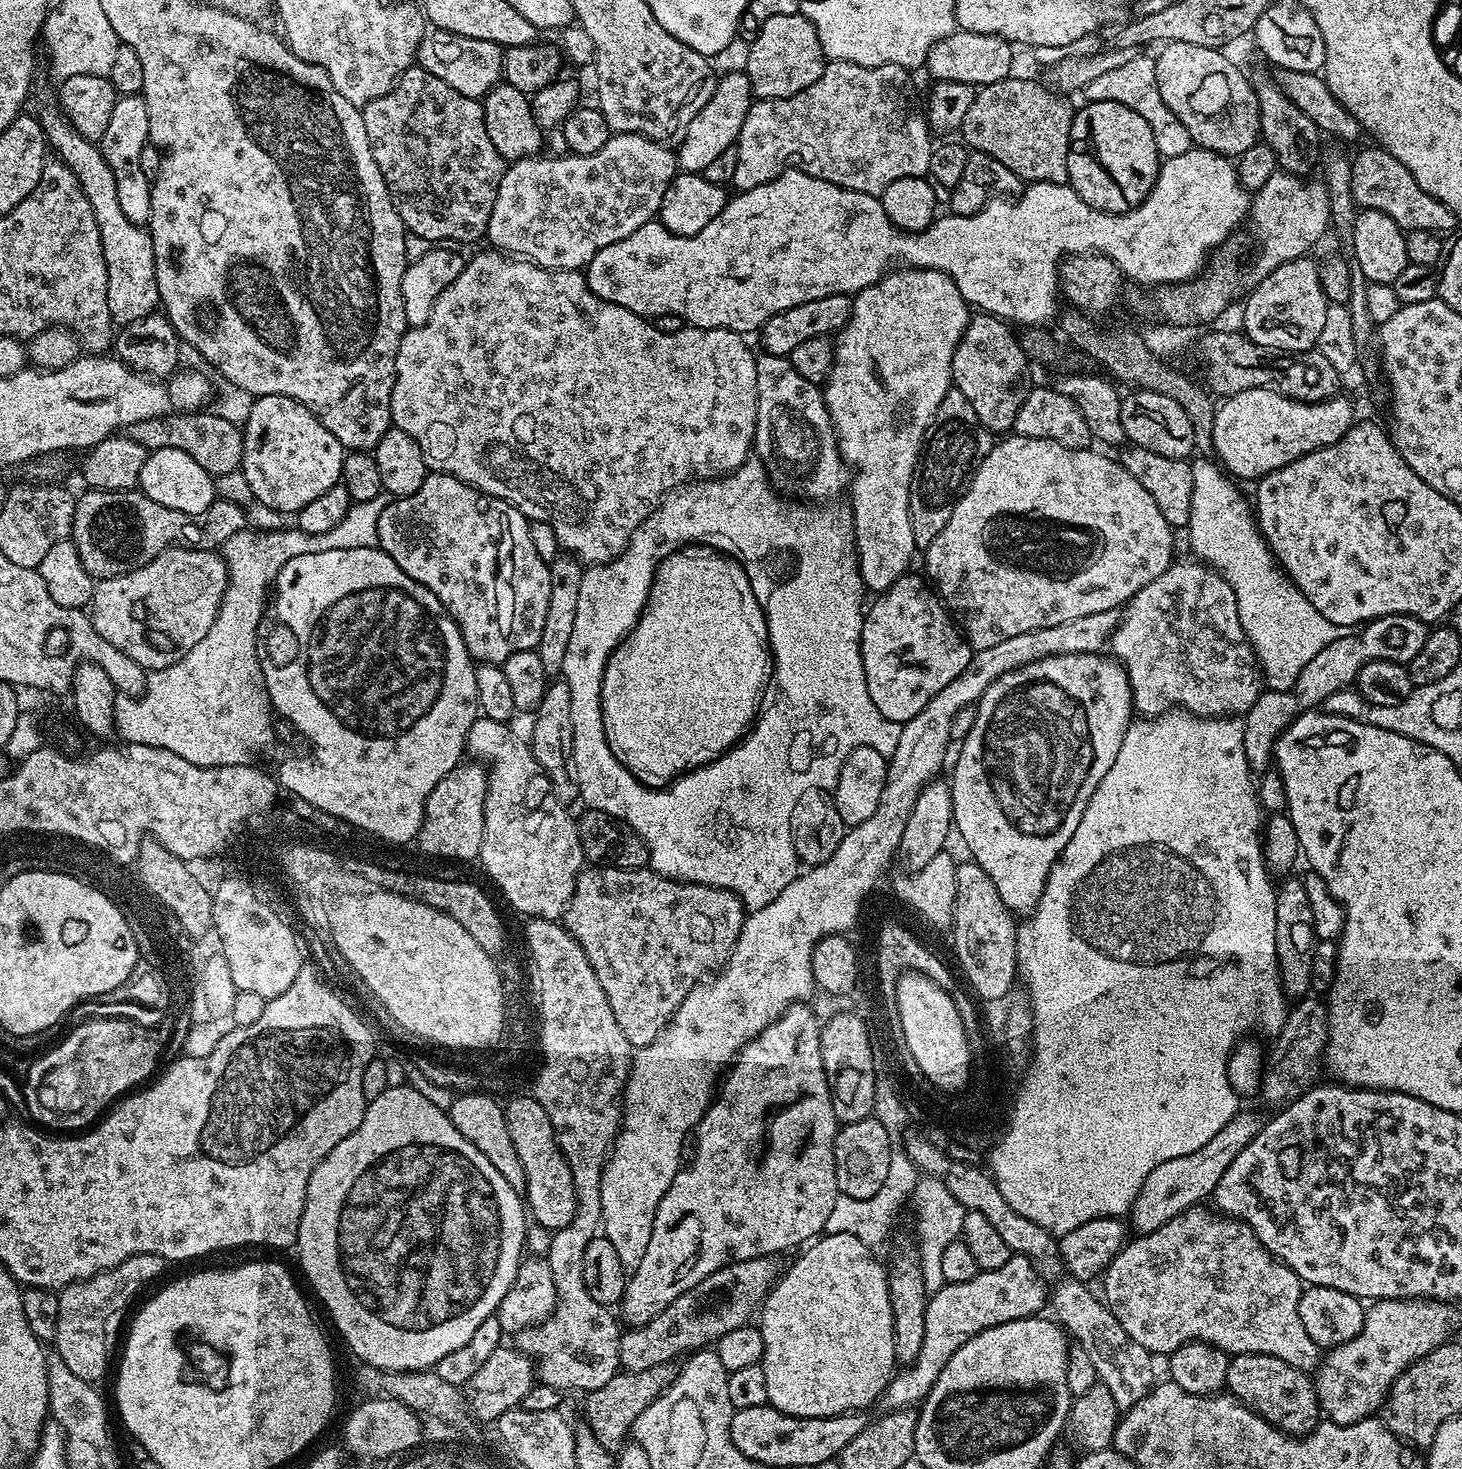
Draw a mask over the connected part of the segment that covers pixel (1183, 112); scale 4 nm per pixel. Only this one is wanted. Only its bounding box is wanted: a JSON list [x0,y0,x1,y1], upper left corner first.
[1155,41,1261,158]

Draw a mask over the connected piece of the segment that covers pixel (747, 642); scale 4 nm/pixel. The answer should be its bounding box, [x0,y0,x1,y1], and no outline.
[602,556,774,787]

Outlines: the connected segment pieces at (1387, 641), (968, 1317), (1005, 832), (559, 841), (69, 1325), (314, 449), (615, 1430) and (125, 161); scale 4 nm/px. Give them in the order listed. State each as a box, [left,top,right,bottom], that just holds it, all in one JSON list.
[[1243,614,1426,774],[883,1254,1050,1409],[950,652,1134,914],[466,715,586,921],[54,1254,166,1382],[242,394,346,514],[585,1361,679,1450],[98,95,152,226]]

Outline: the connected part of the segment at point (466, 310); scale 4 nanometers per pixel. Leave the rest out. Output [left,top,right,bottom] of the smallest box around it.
[390,250,758,566]

